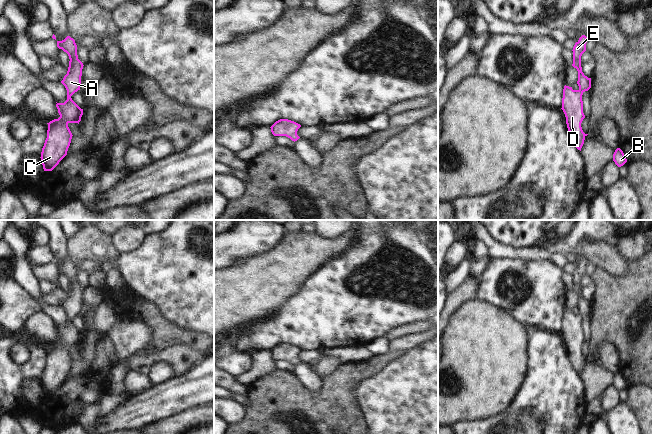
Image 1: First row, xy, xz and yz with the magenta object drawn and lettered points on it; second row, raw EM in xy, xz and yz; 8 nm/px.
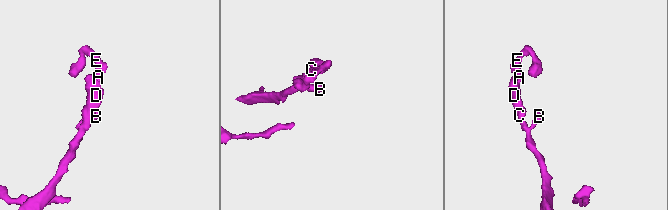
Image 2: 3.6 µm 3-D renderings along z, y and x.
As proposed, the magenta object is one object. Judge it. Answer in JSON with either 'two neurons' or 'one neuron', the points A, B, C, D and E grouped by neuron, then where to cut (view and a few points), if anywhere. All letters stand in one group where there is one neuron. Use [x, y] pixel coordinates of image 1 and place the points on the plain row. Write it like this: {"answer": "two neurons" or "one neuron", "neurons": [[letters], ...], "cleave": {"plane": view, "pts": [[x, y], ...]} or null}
{"answer": "one neuron", "neurons": [["A", "B", "C", "D", "E"]], "cleave": null}

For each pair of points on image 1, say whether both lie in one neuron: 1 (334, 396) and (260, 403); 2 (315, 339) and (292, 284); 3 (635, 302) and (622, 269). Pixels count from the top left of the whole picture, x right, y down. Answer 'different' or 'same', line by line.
1: same
2: different
3: different

